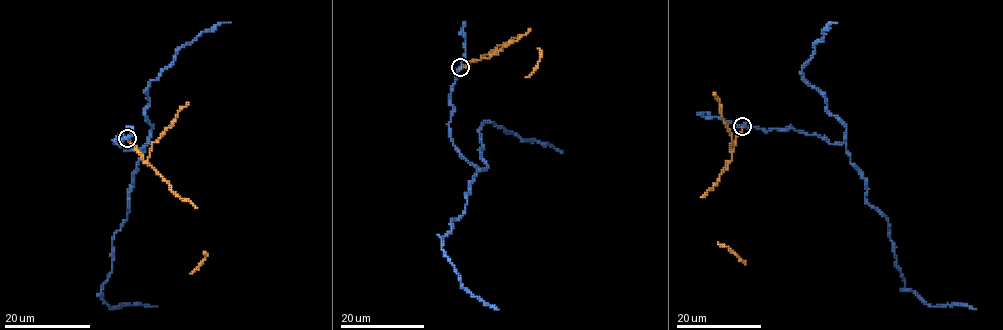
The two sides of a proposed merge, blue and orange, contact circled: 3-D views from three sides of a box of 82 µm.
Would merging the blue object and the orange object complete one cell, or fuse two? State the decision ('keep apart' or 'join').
keep apart

